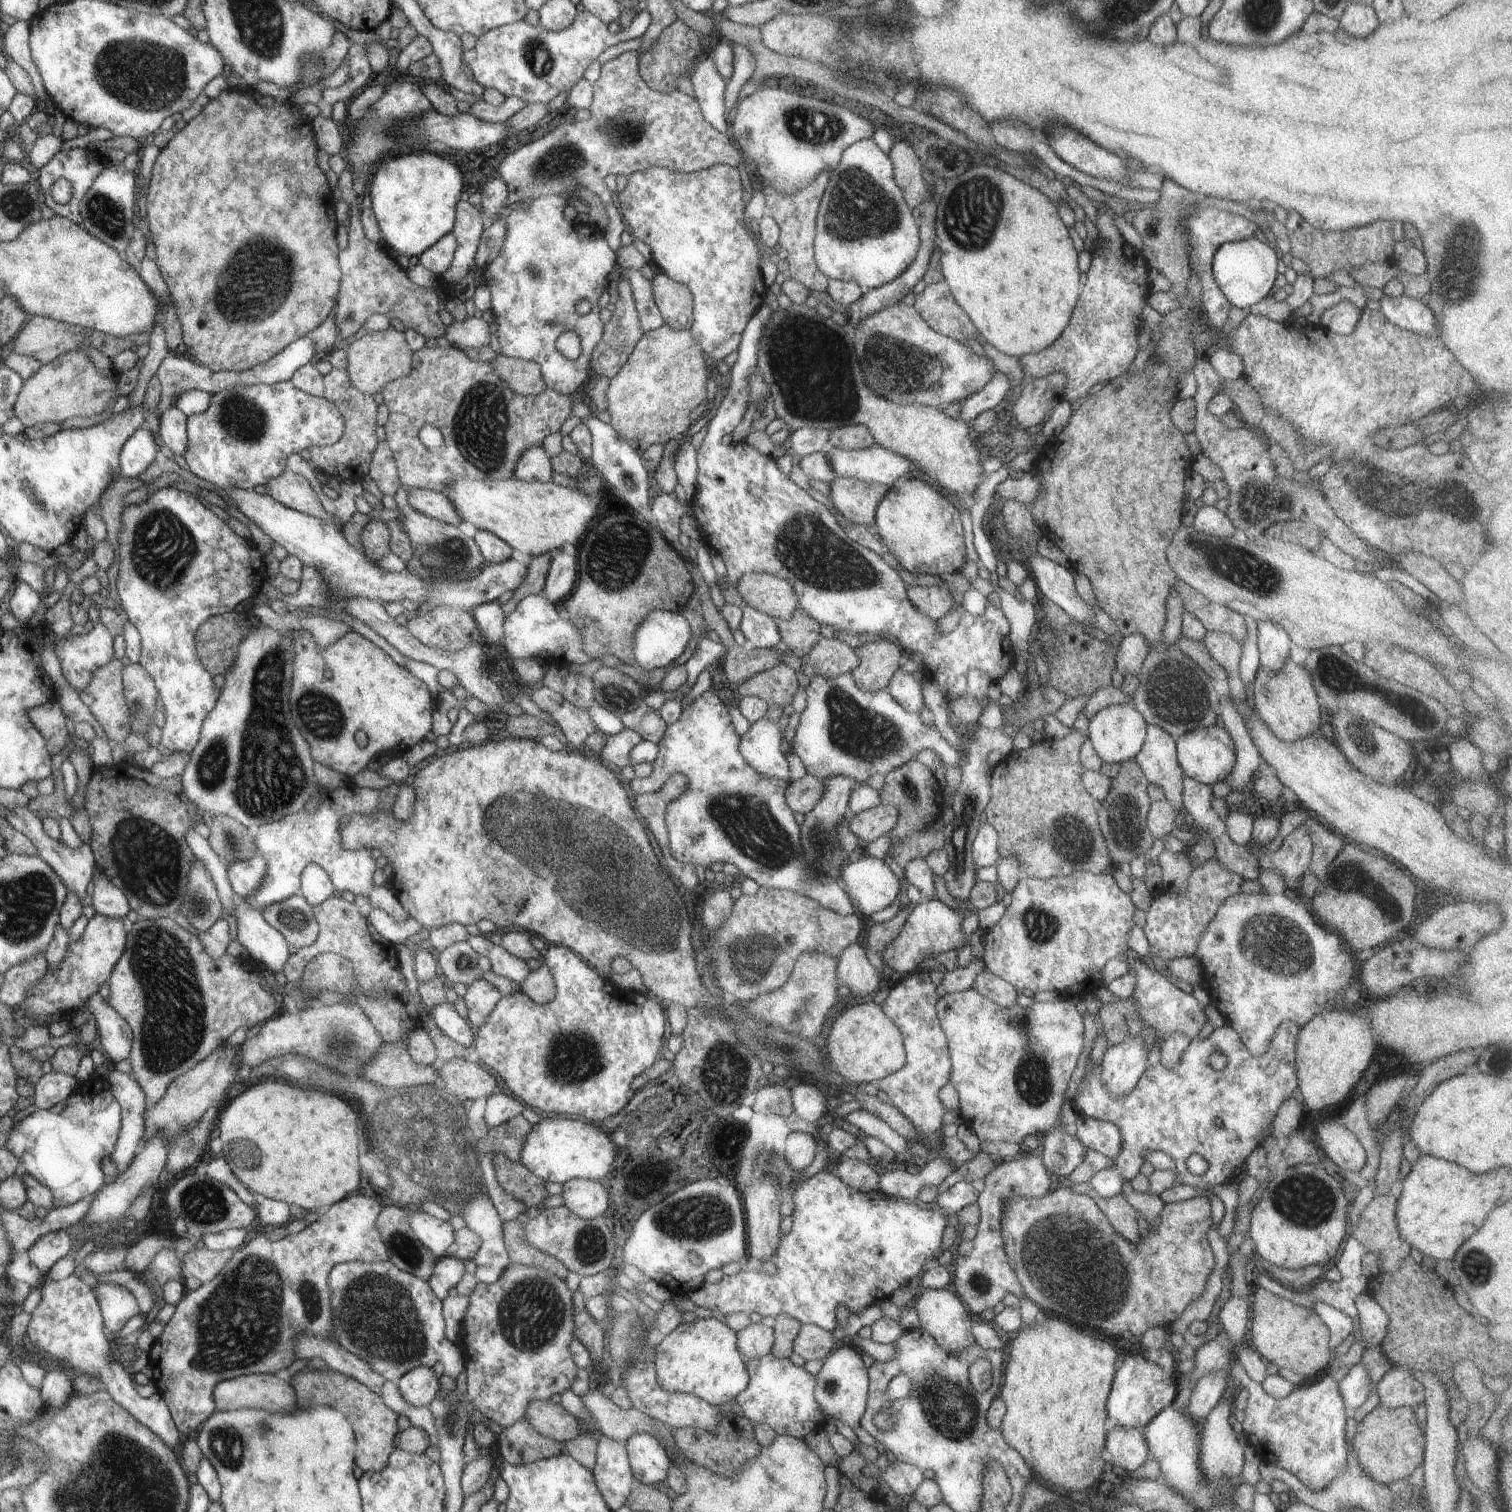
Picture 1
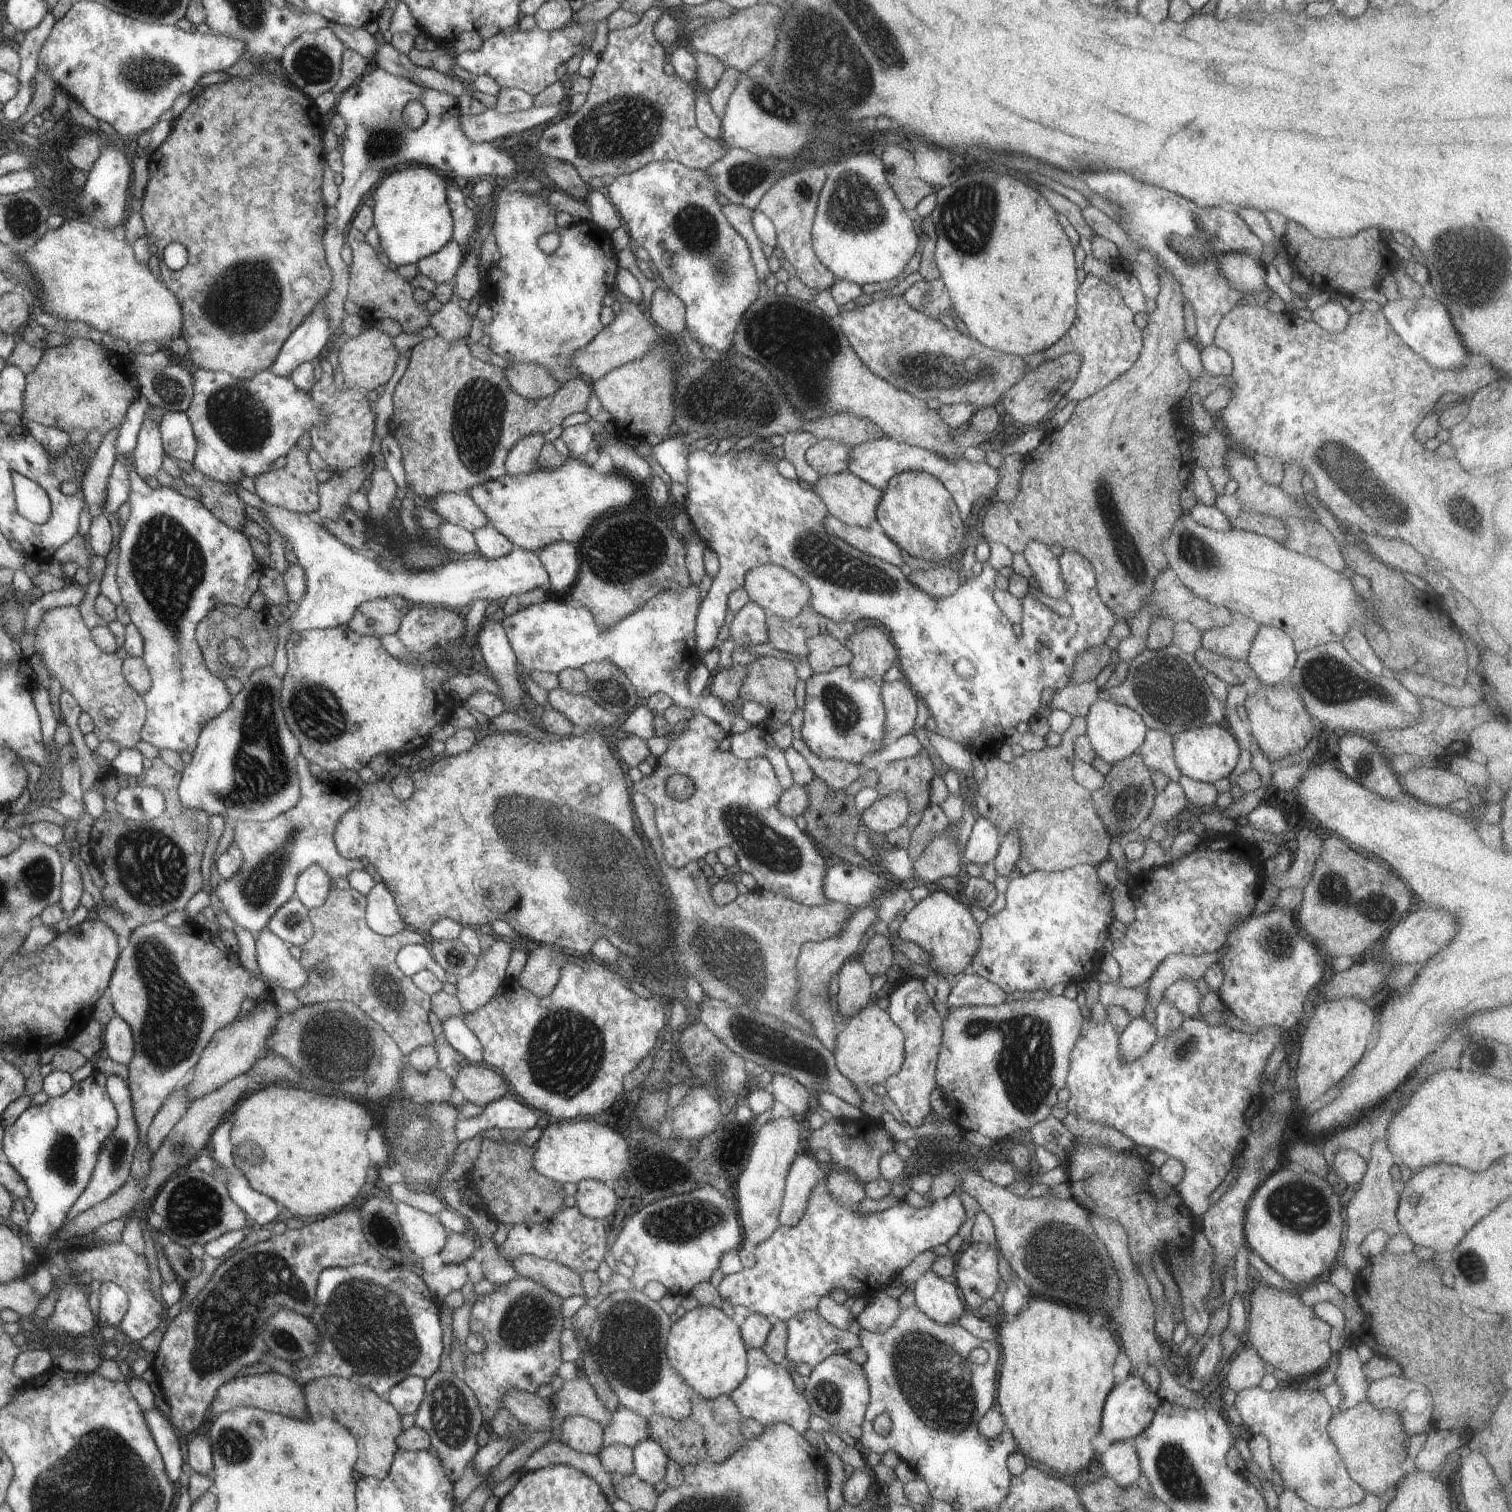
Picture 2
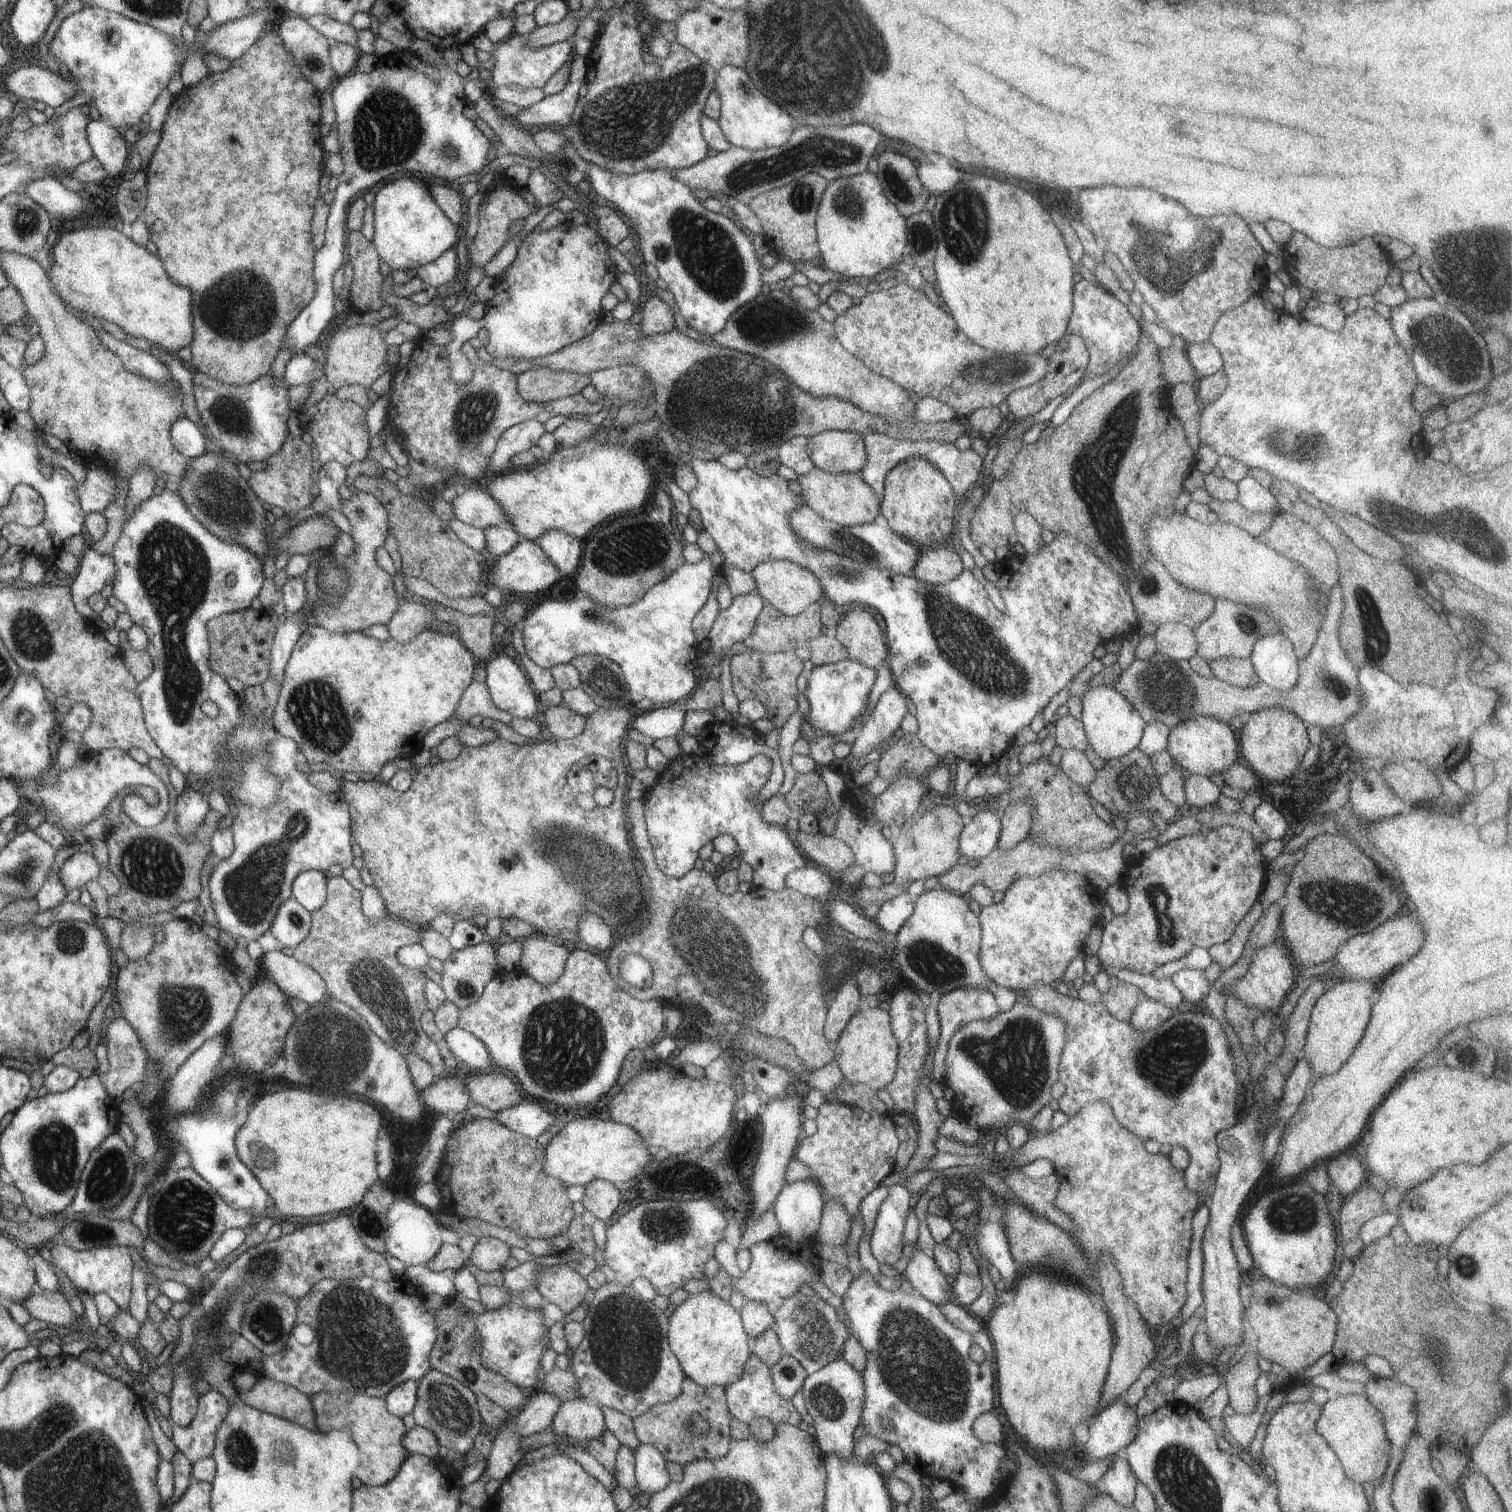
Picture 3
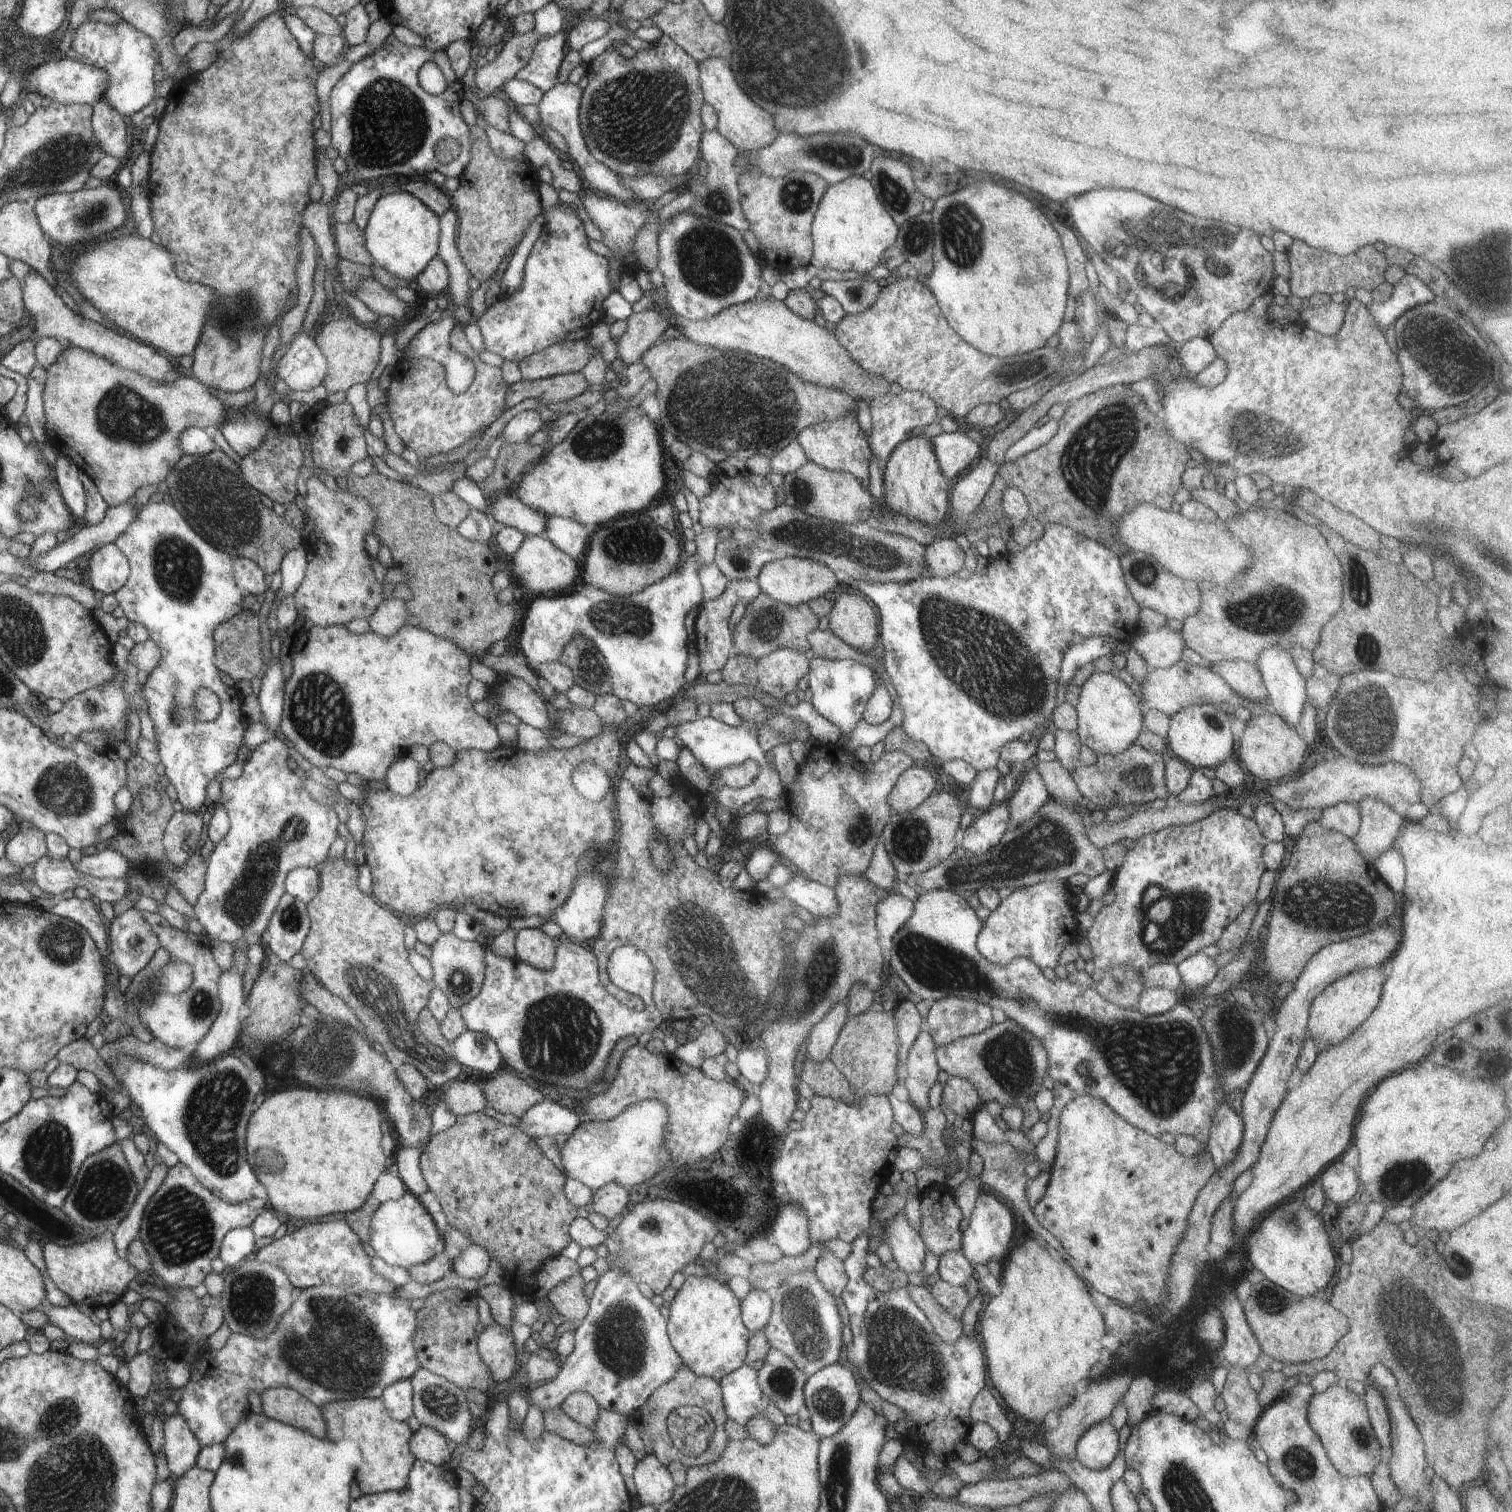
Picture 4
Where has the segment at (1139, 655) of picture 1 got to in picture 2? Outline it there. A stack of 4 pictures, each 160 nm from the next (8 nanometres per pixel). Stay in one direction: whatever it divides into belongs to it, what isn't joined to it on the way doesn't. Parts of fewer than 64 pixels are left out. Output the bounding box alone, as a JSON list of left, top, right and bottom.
[1116,568,1234,663]

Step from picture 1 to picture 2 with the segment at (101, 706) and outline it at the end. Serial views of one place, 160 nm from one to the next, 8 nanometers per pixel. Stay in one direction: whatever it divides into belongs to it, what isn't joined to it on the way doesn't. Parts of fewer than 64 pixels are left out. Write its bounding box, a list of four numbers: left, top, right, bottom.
[34,606,146,749]

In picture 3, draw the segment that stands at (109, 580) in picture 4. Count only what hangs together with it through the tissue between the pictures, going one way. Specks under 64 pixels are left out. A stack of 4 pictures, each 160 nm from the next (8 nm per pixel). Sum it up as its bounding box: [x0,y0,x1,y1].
[70,545,119,623]

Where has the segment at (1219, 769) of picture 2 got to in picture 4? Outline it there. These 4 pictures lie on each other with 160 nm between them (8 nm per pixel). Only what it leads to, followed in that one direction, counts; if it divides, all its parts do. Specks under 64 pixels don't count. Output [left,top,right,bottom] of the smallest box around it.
[1167,704,1234,769]

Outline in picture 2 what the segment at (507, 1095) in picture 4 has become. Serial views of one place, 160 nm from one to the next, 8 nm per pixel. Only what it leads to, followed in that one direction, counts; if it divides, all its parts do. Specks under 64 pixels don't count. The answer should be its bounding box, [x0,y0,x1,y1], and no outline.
[453,1066,508,1107]

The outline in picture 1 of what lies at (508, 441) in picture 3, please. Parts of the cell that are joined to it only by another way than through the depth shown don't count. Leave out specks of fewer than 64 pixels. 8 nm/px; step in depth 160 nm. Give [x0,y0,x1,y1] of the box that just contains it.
[514,447,552,481]

